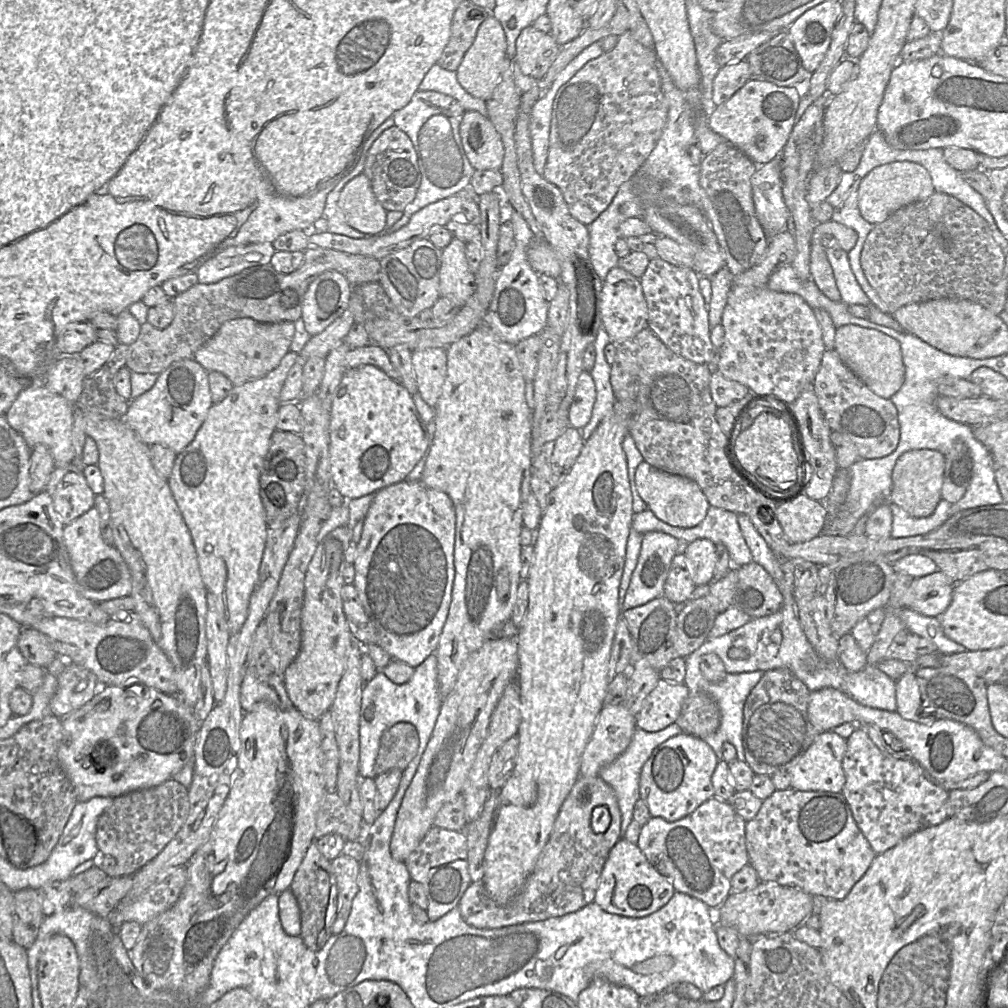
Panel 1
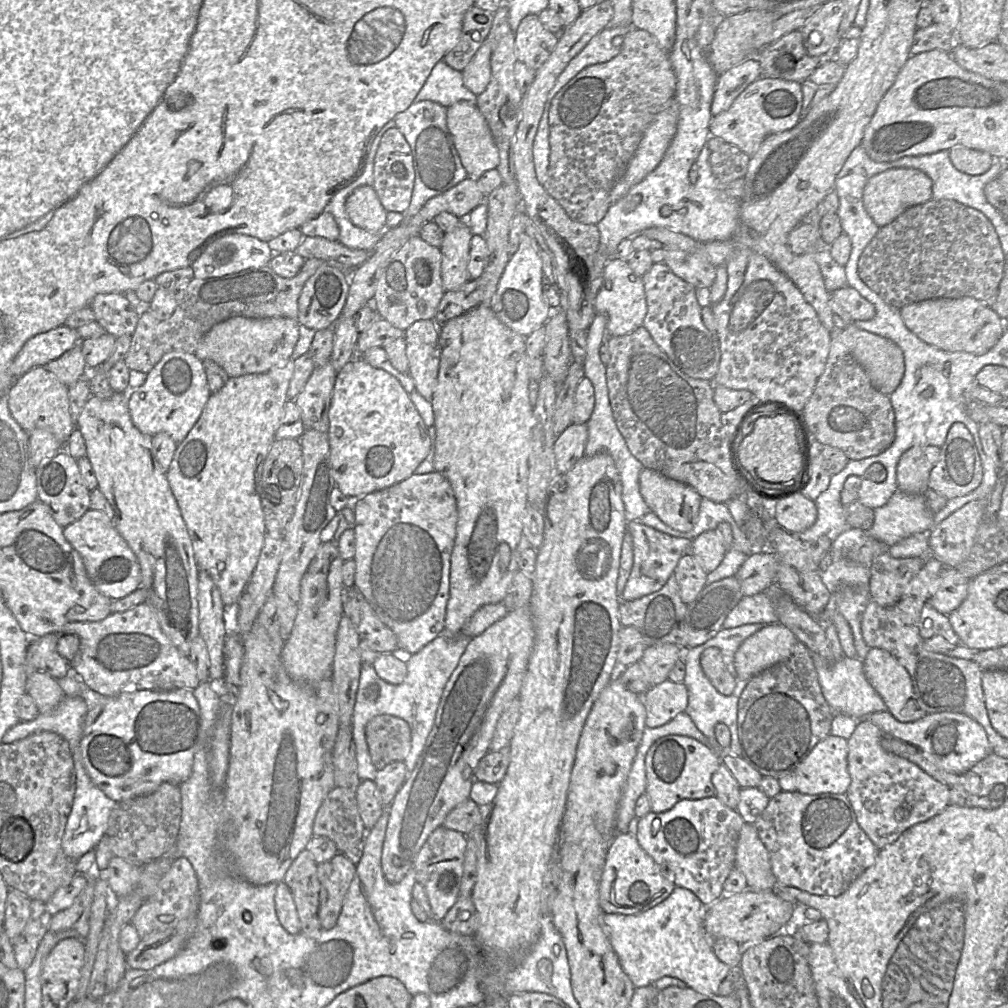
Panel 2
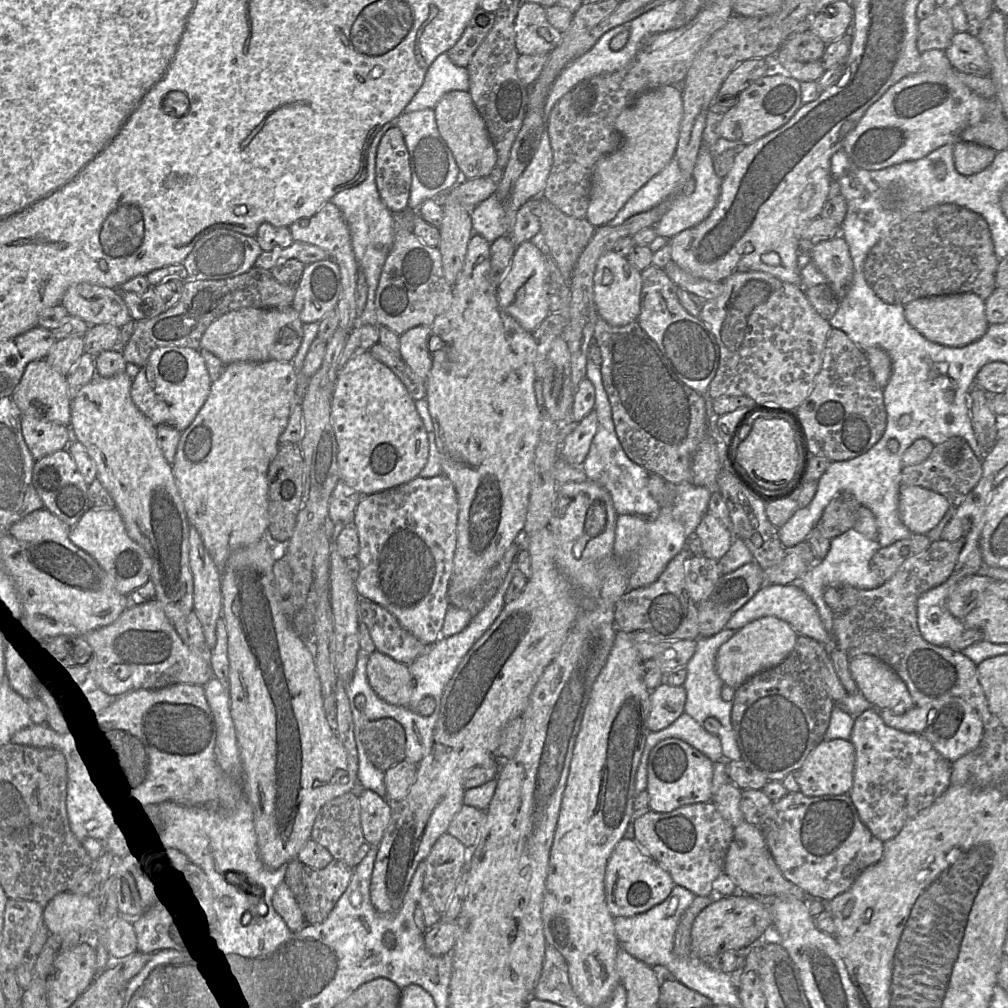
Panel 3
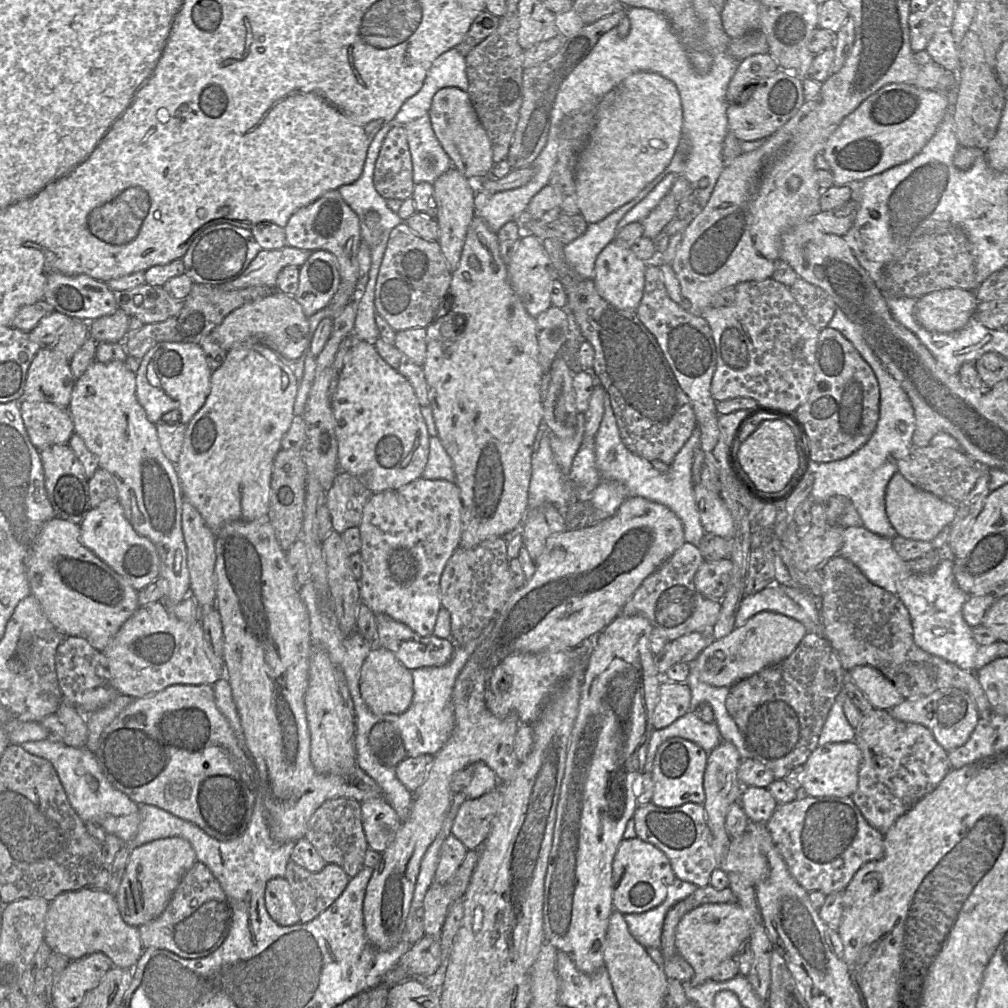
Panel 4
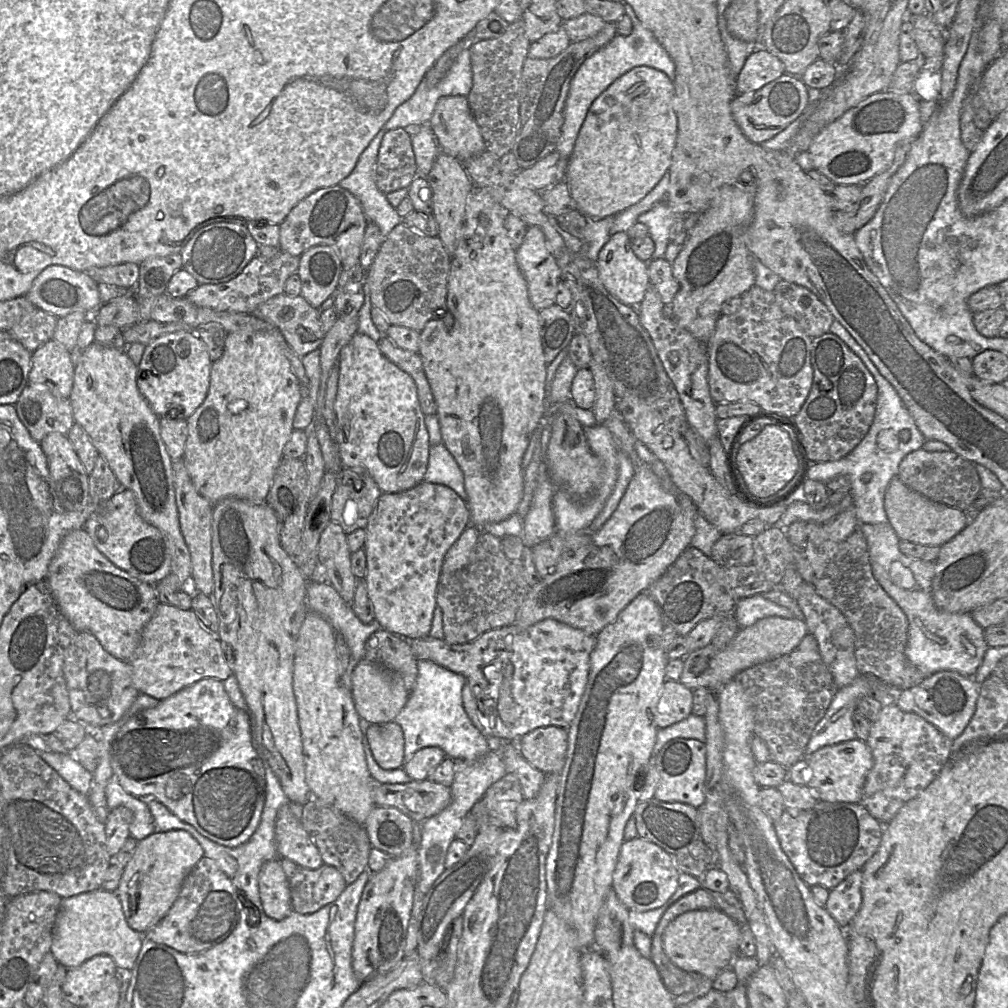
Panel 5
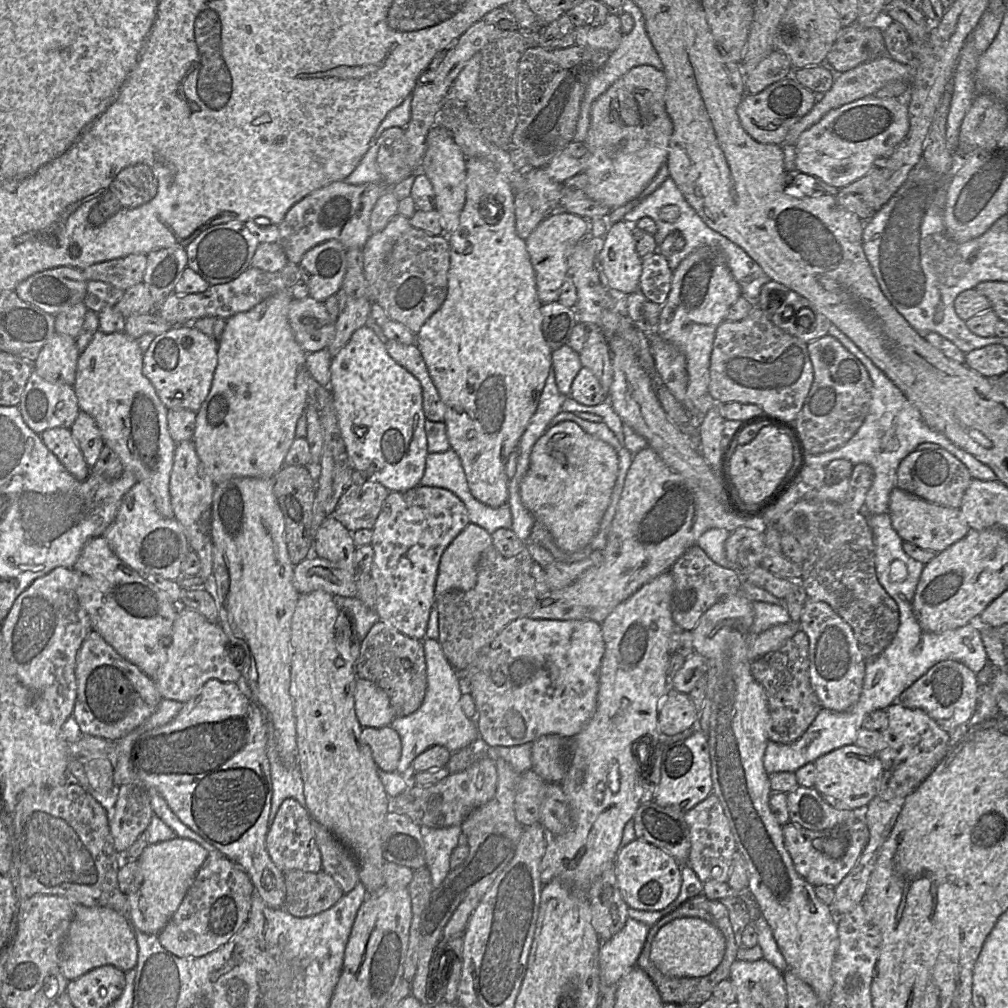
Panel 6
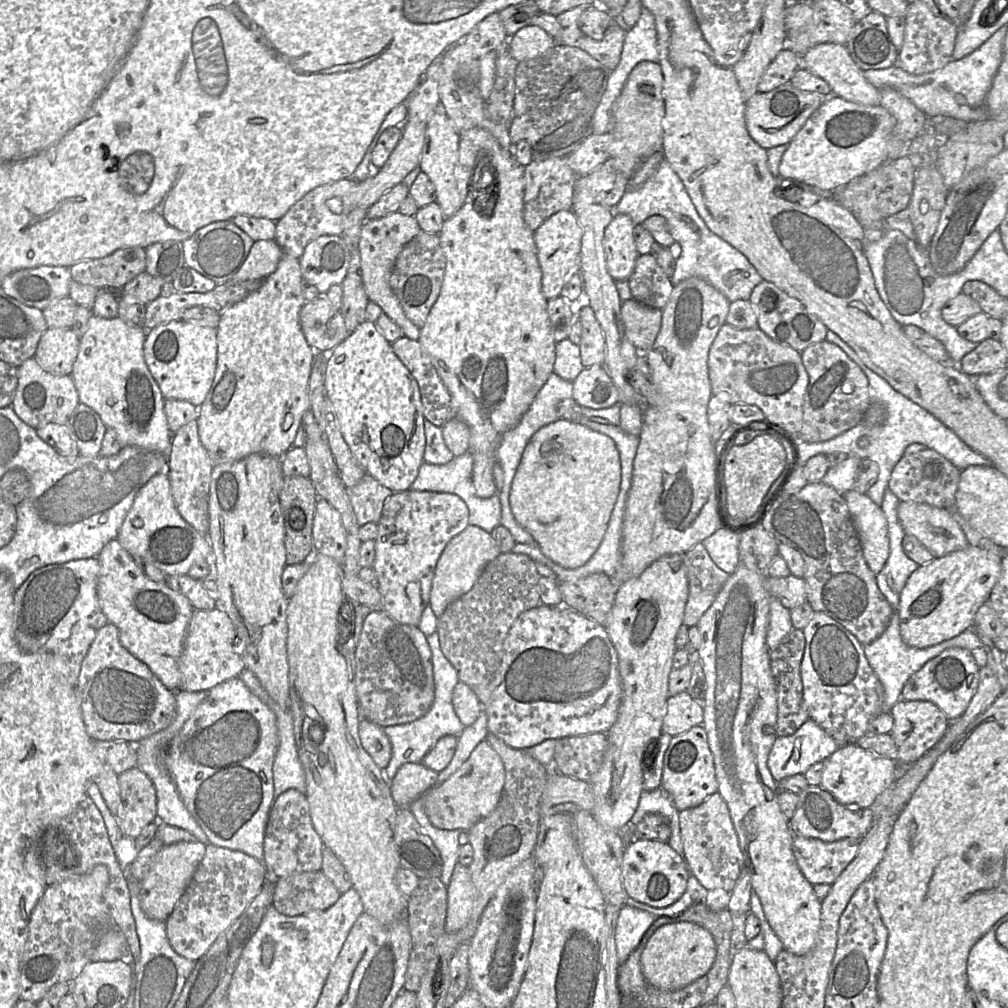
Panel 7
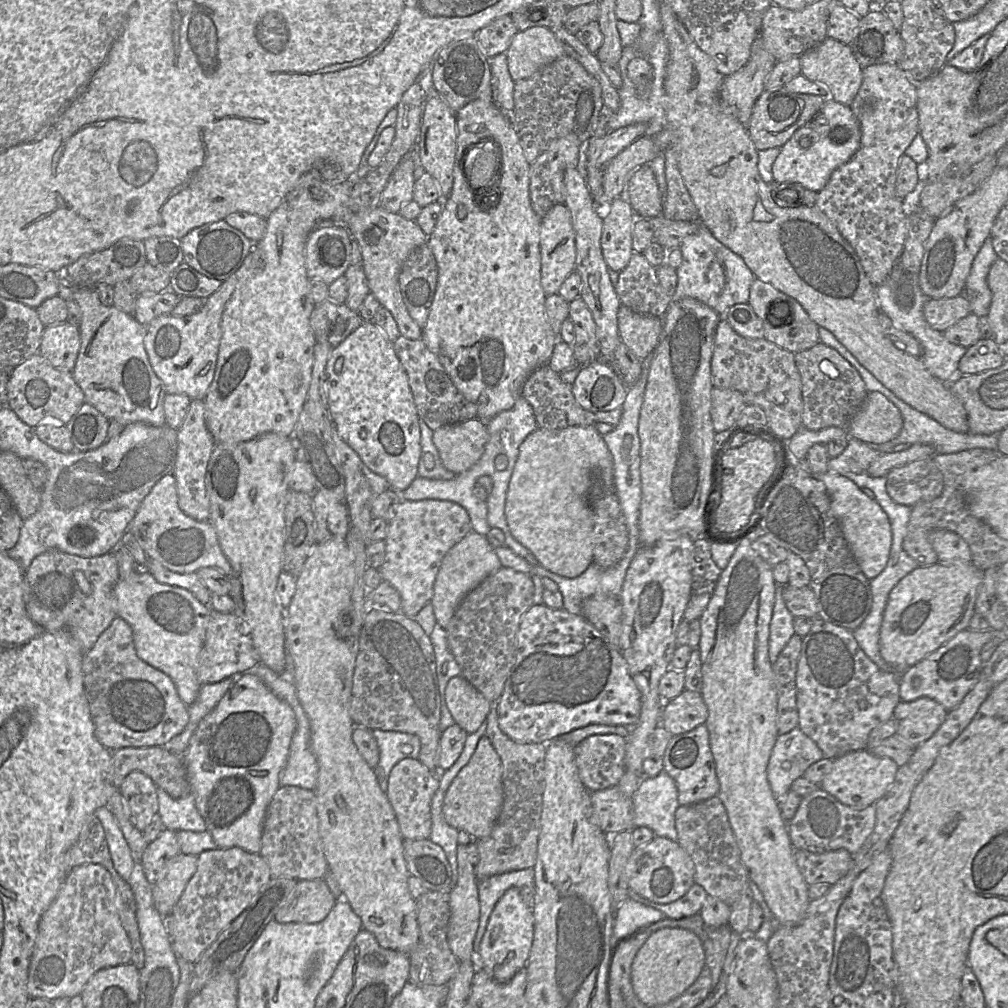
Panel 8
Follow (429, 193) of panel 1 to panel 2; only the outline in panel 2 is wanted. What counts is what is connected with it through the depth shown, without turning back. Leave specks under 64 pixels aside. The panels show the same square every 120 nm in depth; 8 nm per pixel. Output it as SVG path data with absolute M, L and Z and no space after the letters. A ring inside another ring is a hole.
M424 100L414 101L408 109L398 113L393 119L395 127L404 135L411 148L415 170L414 188L410 205L406 210L406 218L416 215L429 199L446 192L468 178L447 127L446 115L446 107Z

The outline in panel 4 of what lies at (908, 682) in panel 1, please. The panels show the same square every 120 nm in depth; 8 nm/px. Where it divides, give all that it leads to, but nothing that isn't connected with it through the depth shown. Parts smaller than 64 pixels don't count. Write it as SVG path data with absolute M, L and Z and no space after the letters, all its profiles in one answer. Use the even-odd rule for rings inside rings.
M856 666L848 674L874 708L889 711L905 699L894 684L876 668Z

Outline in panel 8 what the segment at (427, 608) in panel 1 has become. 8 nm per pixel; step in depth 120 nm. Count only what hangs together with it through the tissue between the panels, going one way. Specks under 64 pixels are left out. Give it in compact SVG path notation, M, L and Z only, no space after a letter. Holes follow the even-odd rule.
M437 499L405 500L398 505L395 516L387 525L385 558L378 568L383 581L390 583L400 594L400 612L414 618L433 596L434 582L446 553L472 531L468 512L461 505Z

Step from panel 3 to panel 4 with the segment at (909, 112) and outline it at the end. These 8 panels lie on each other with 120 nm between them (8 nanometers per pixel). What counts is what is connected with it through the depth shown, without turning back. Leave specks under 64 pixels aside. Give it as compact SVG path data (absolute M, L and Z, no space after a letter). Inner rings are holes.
M892 83L880 88L842 120L824 146L822 155L829 164L835 185L850 185L912 159L935 134L949 105L950 97L946 92L915 84Z

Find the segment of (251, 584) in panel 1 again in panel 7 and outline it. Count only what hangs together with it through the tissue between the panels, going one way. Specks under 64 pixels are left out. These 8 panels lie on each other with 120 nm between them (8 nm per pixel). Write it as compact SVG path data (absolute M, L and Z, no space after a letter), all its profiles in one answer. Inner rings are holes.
M283 254L276 270L263 280L261 287L244 300L228 307L220 314L217 328L217 368L214 380L205 401L199 407L198 430L202 445L207 450L214 465L239 461L253 453L266 453L275 457L283 454L293 446L298 428L303 425L303 412L308 402L308 380L311 373L315 351L307 343L302 332L299 311L305 300L301 289L302 274L299 259Z

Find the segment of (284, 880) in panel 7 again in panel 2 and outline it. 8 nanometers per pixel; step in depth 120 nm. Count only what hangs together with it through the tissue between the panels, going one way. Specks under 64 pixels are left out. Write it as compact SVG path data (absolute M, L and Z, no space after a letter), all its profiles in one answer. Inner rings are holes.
M343 853L337 854L329 862L318 864L317 876L321 884L319 921L324 930L330 930L337 923L344 898L355 876L356 866Z

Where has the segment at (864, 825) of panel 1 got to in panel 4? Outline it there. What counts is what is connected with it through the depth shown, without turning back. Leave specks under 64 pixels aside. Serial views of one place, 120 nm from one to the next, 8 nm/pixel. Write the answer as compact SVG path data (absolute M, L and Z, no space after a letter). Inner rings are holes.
M874 708L864 713L860 724L854 730L854 742L862 752L862 762L858 787L851 798L867 822L884 835L900 816L933 791L952 769L948 752L938 744L931 731L924 725L896 720L884 709Z

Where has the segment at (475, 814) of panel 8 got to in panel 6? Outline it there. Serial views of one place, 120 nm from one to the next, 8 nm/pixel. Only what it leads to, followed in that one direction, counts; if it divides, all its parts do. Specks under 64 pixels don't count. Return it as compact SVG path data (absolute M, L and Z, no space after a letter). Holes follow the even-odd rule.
M482 756L465 770L450 774L441 781L428 786L410 786L391 799L391 808L407 815L418 826L441 829L461 825L465 818L478 807L489 802L495 795L498 773L495 760Z

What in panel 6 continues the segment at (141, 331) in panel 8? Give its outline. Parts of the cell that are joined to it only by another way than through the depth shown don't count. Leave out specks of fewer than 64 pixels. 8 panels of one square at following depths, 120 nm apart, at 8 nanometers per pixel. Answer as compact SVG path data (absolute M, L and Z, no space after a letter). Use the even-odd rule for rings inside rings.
M98 330L87 348L79 356L73 387L80 410L93 417L105 445L118 455L124 470L132 472L138 482L142 482L148 487L161 516L174 518L169 494L169 481L177 444L168 430L168 409L160 400L150 380L143 374L143 355L137 340L125 332L106 334Z

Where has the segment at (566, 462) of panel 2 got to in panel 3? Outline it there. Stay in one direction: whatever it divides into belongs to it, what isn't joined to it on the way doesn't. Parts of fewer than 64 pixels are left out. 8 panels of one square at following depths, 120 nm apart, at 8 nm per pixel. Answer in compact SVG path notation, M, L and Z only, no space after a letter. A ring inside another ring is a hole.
M593 409L563 438L559 449L560 457L572 465L582 466L597 428L597 413Z

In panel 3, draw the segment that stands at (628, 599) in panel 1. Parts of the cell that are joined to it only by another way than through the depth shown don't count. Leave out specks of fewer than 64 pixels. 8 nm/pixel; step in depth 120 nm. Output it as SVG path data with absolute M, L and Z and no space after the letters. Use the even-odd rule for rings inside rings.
M662 509L654 518L640 515L618 515L614 556L629 566L629 590L654 583L670 560L687 546L688 538L683 524L674 519L669 511Z

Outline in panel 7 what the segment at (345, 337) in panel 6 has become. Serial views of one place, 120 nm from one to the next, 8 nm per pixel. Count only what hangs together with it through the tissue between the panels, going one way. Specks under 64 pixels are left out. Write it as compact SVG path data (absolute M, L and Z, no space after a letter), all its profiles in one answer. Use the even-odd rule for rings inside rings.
M345 276L342 285L342 304L340 312L348 332L352 332L359 324L366 320L365 310L368 297L364 290L362 280Z

